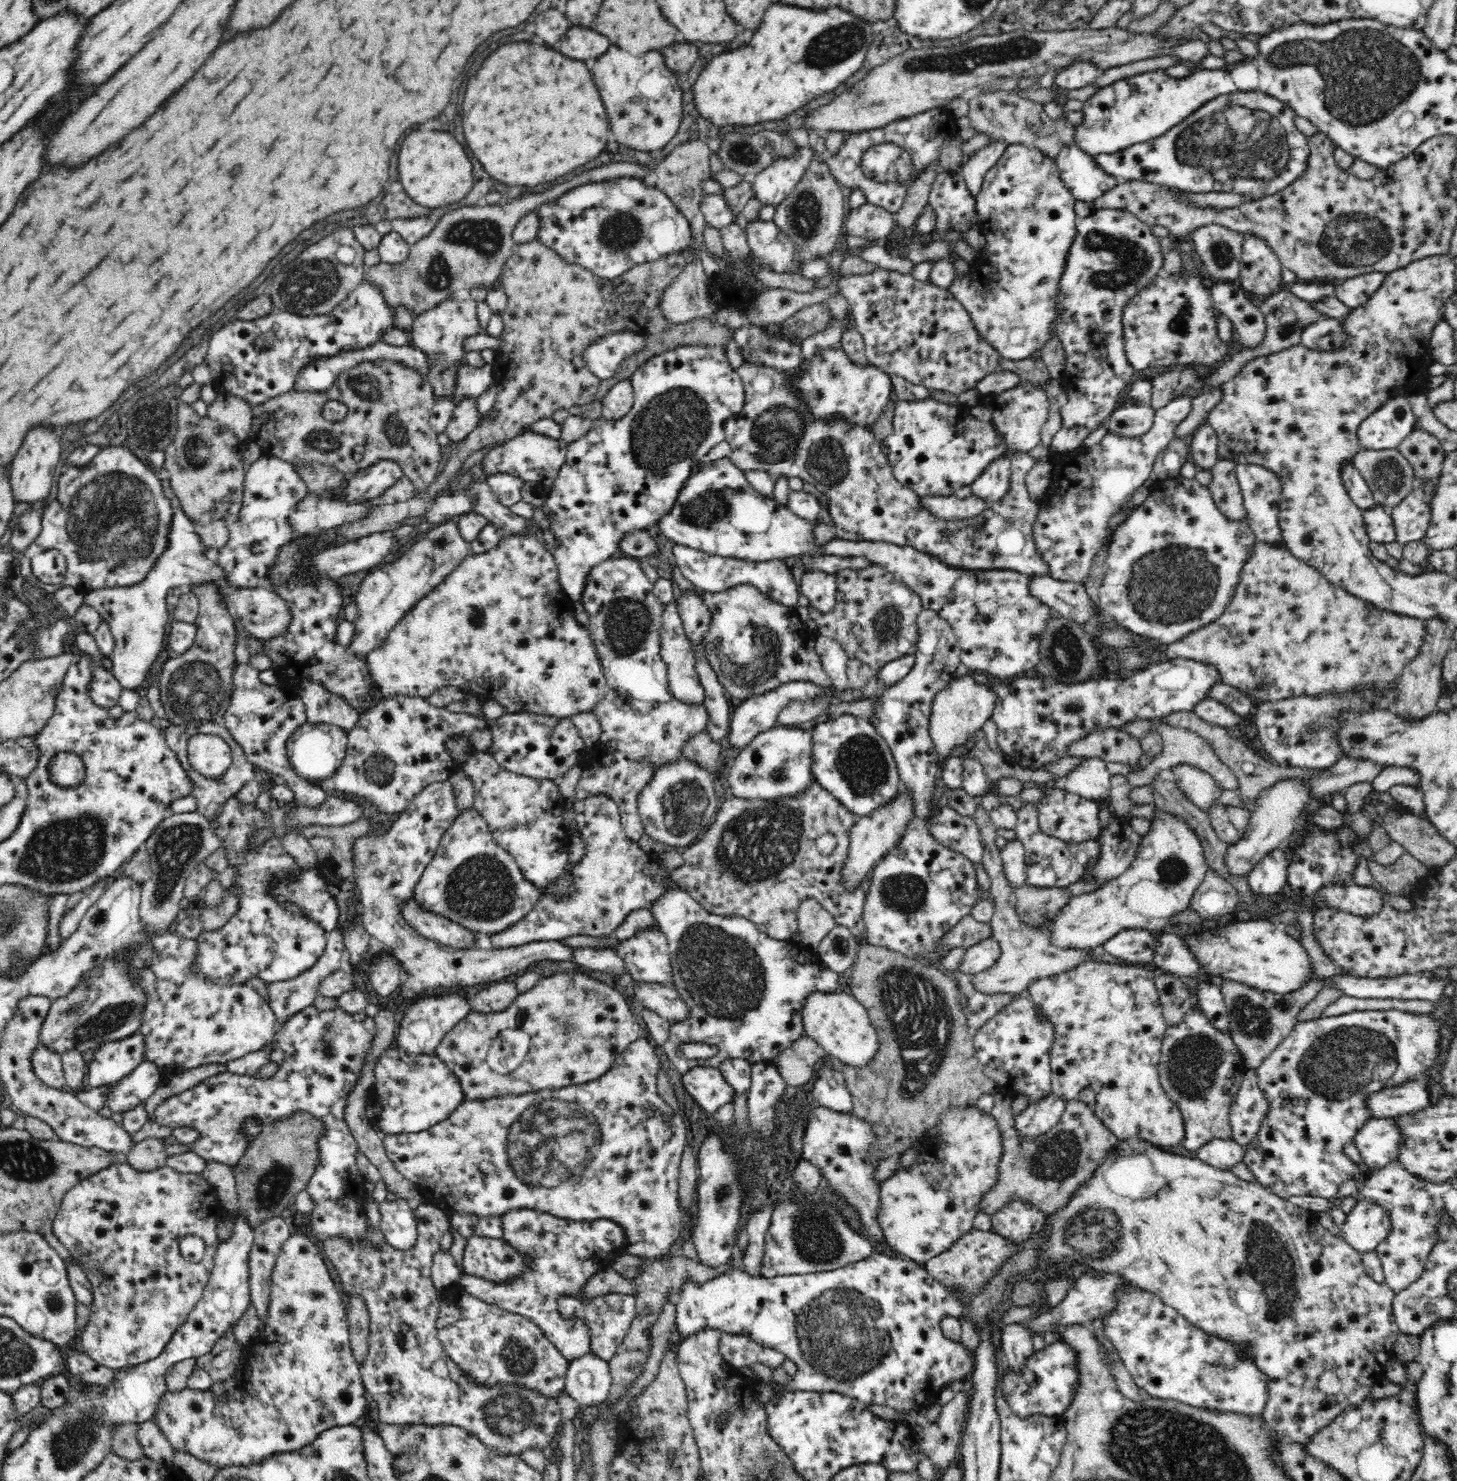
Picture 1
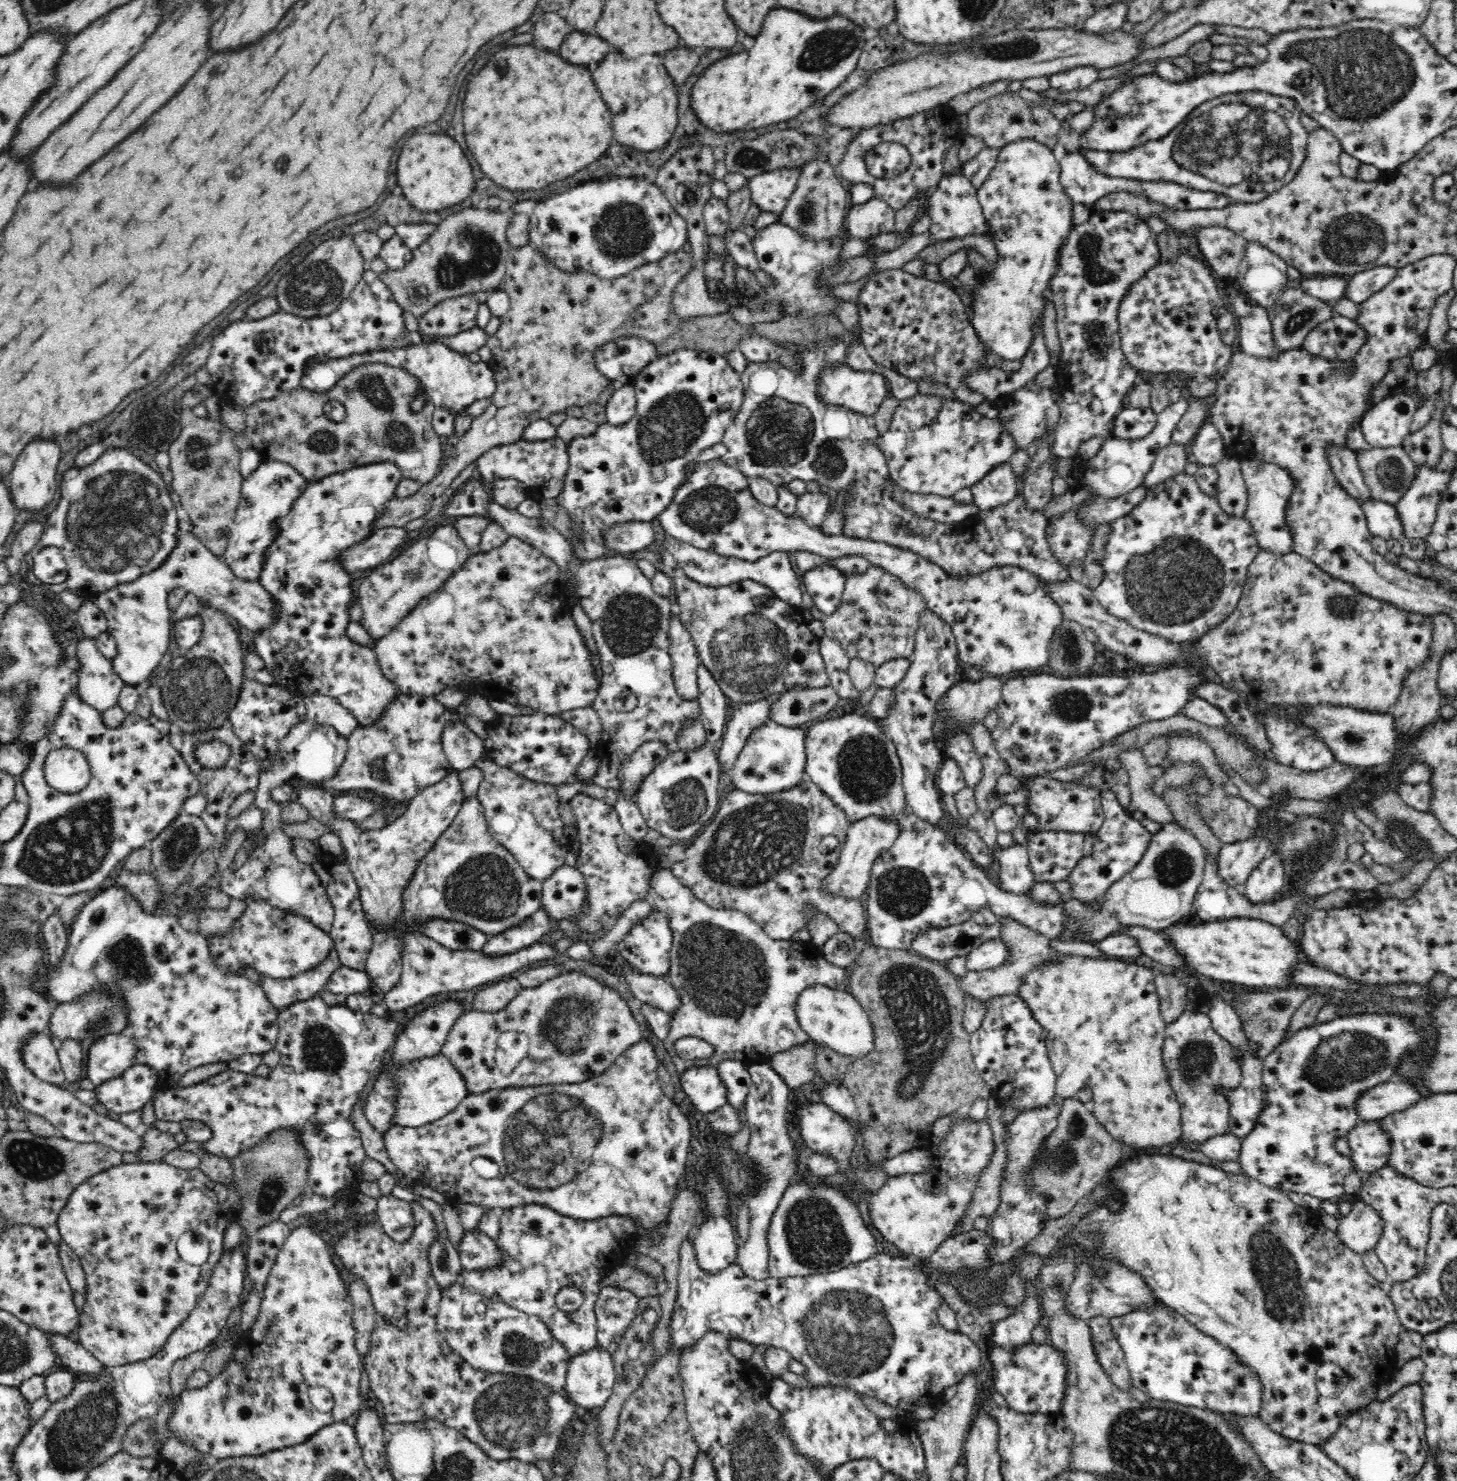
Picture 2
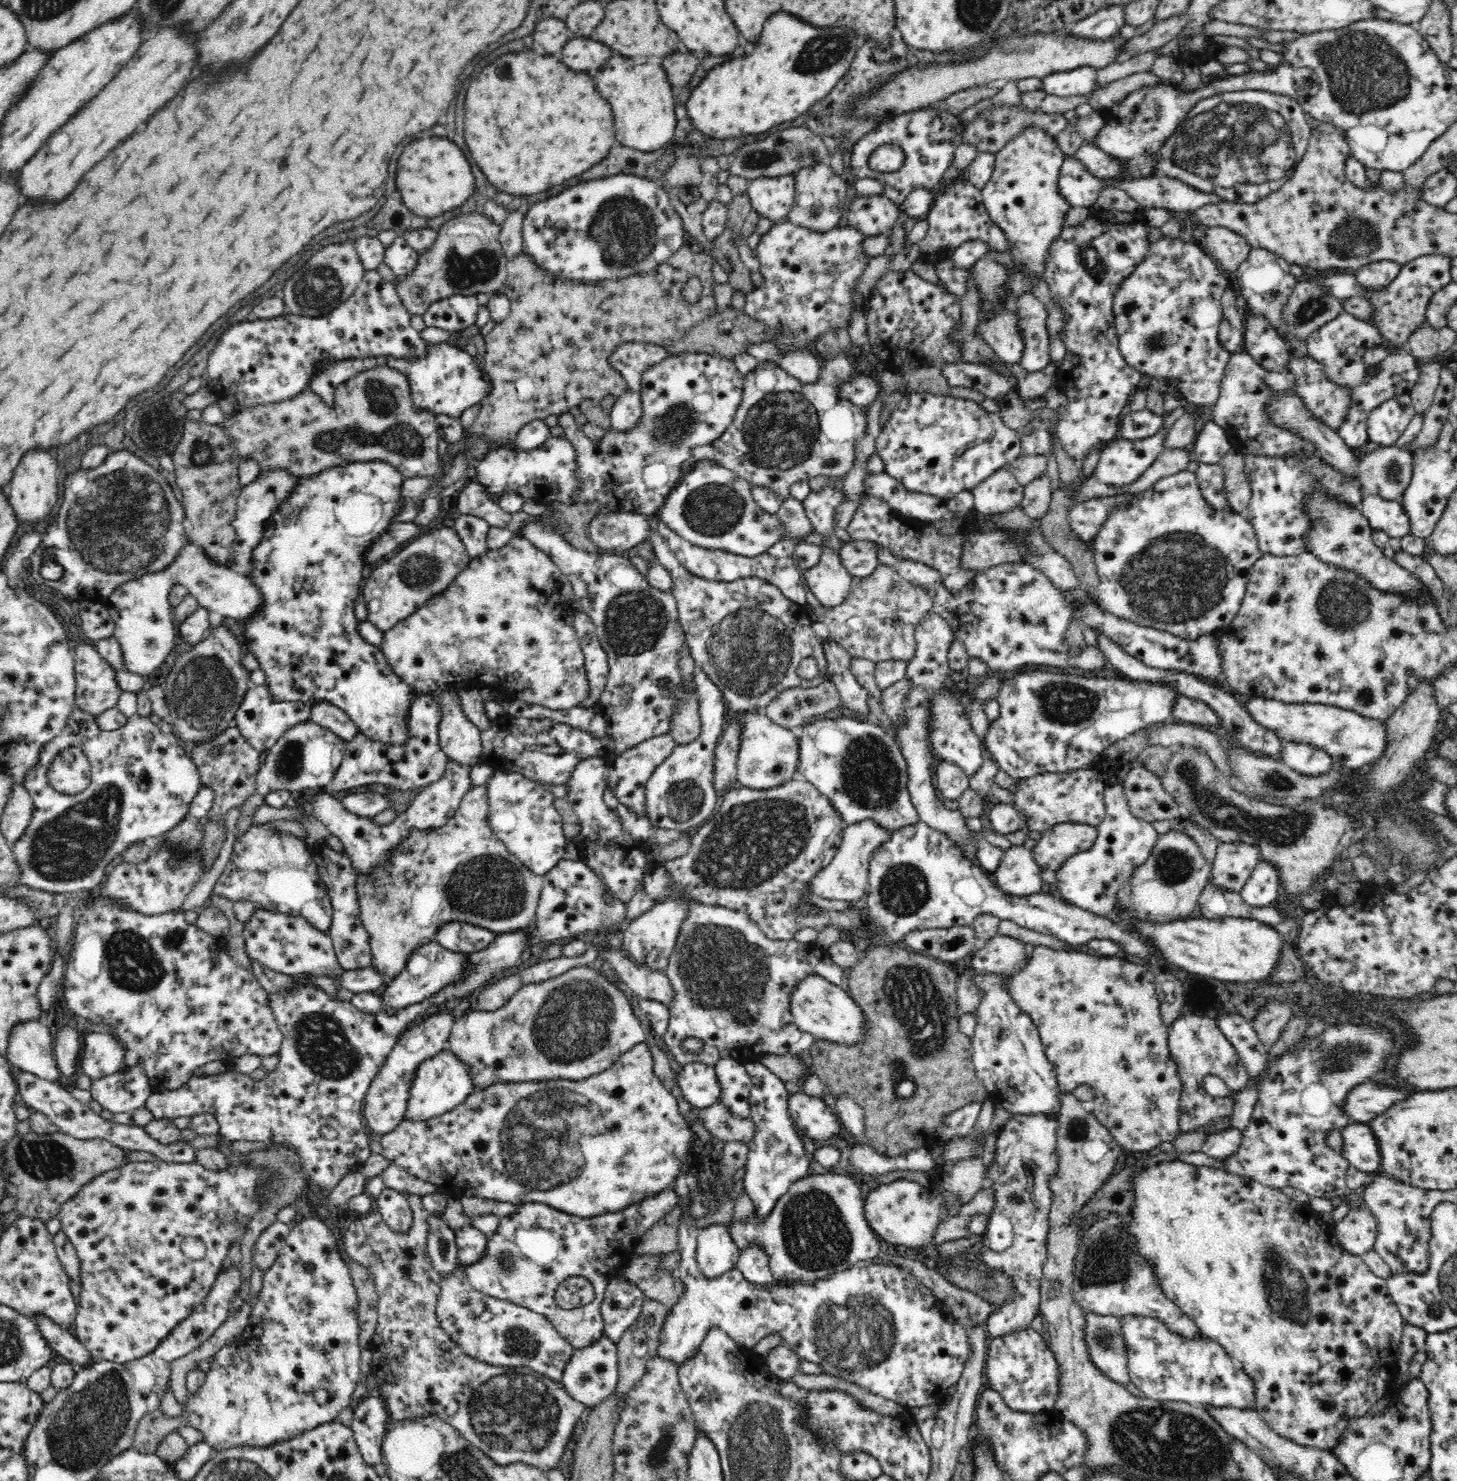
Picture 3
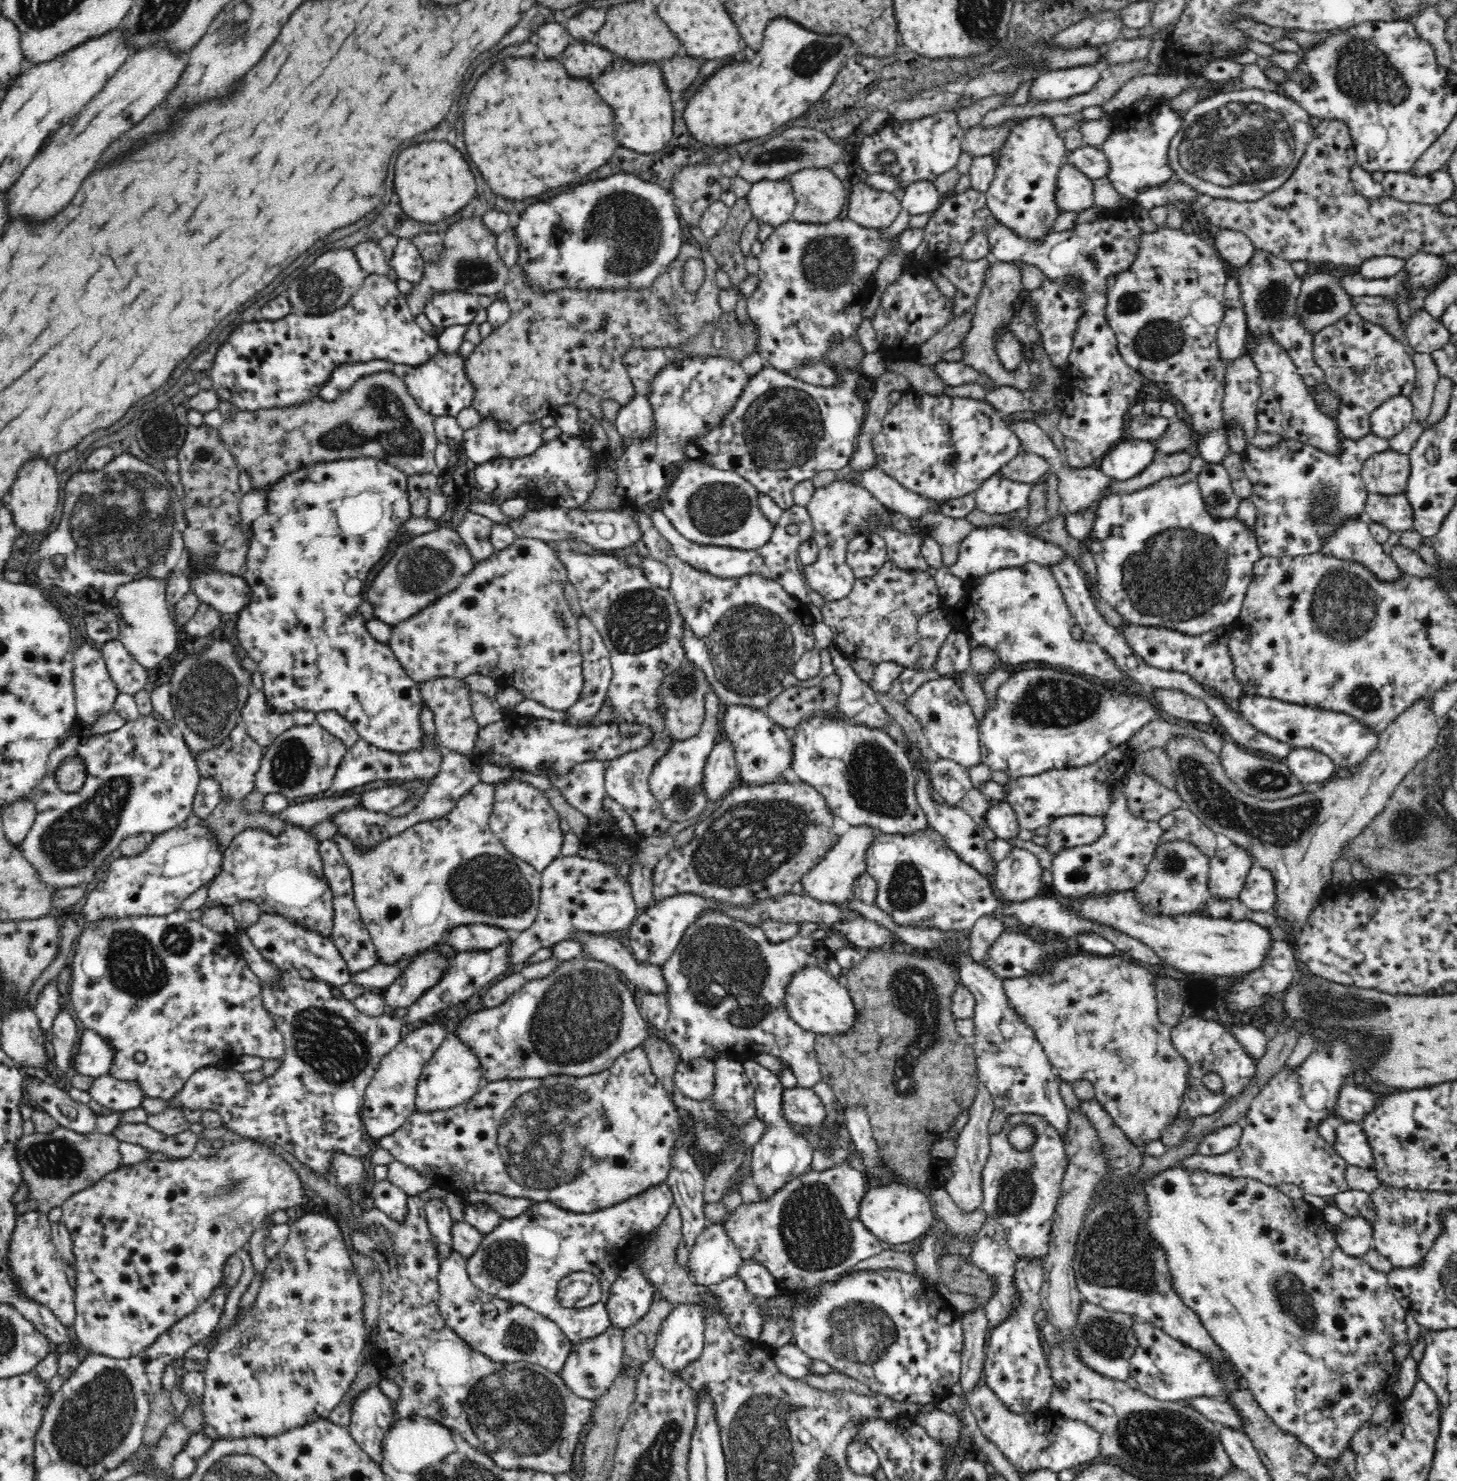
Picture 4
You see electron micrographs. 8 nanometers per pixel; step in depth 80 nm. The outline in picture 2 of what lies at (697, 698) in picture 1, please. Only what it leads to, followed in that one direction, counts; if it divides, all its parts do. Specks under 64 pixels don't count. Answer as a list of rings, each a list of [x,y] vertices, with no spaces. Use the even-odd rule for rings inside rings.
[[[678,614],[671,615],[669,626],[668,653],[672,661],[672,679],[674,679],[676,693],[685,702],[696,703],[700,698],[700,688],[697,683],[700,658],[697,648]]]

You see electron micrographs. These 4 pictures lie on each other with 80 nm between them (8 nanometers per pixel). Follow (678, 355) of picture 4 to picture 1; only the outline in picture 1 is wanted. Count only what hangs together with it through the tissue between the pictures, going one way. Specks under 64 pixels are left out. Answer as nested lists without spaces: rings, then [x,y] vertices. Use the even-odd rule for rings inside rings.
[[[629,330],[610,332],[592,340],[583,352],[583,362],[588,371],[604,380],[620,368],[621,361],[638,352],[644,344],[644,336]]]

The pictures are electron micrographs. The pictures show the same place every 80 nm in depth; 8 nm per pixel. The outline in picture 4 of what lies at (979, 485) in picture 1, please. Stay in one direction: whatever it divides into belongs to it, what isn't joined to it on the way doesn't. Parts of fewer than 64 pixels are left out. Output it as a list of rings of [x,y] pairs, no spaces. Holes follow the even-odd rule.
[[[996,473],[975,490],[975,508],[990,514],[1006,514],[1024,508],[1030,485],[1008,480]]]

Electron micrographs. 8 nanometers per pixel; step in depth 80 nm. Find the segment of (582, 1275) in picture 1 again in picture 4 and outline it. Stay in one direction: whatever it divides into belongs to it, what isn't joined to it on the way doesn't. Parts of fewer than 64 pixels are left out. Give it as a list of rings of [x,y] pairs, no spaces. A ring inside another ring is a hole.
[[[668,1184],[650,1187],[639,1195],[610,1208],[591,1213],[576,1213],[564,1210],[552,1203],[534,1202],[530,1208],[514,1218],[503,1221],[490,1233],[483,1235],[476,1252],[467,1259],[467,1273],[476,1288],[502,1300],[524,1305],[537,1314],[552,1320],[568,1337],[572,1344],[594,1338],[610,1327],[606,1311],[606,1300],[610,1296],[610,1286],[634,1259],[637,1248],[644,1237],[657,1230],[674,1206],[673,1192]],[[573,1272],[590,1272],[598,1278],[602,1296],[596,1304],[584,1308],[564,1308],[556,1300],[559,1282]]]

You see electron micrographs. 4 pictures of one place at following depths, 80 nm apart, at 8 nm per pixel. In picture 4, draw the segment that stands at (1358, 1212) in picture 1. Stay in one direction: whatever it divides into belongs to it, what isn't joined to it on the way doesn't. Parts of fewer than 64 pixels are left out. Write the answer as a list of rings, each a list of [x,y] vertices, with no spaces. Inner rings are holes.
[[[1345,1215],[1334,1233],[1340,1248],[1350,1256],[1364,1256],[1372,1248],[1373,1225],[1361,1216]]]

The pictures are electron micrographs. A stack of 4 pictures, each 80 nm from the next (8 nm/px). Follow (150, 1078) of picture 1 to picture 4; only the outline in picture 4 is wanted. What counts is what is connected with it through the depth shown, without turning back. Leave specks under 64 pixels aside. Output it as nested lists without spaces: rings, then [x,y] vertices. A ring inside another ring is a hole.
[[[110,1074],[96,1078],[88,1092],[99,1105],[120,1114],[142,1107],[145,1100],[136,1081],[116,1079]]]

